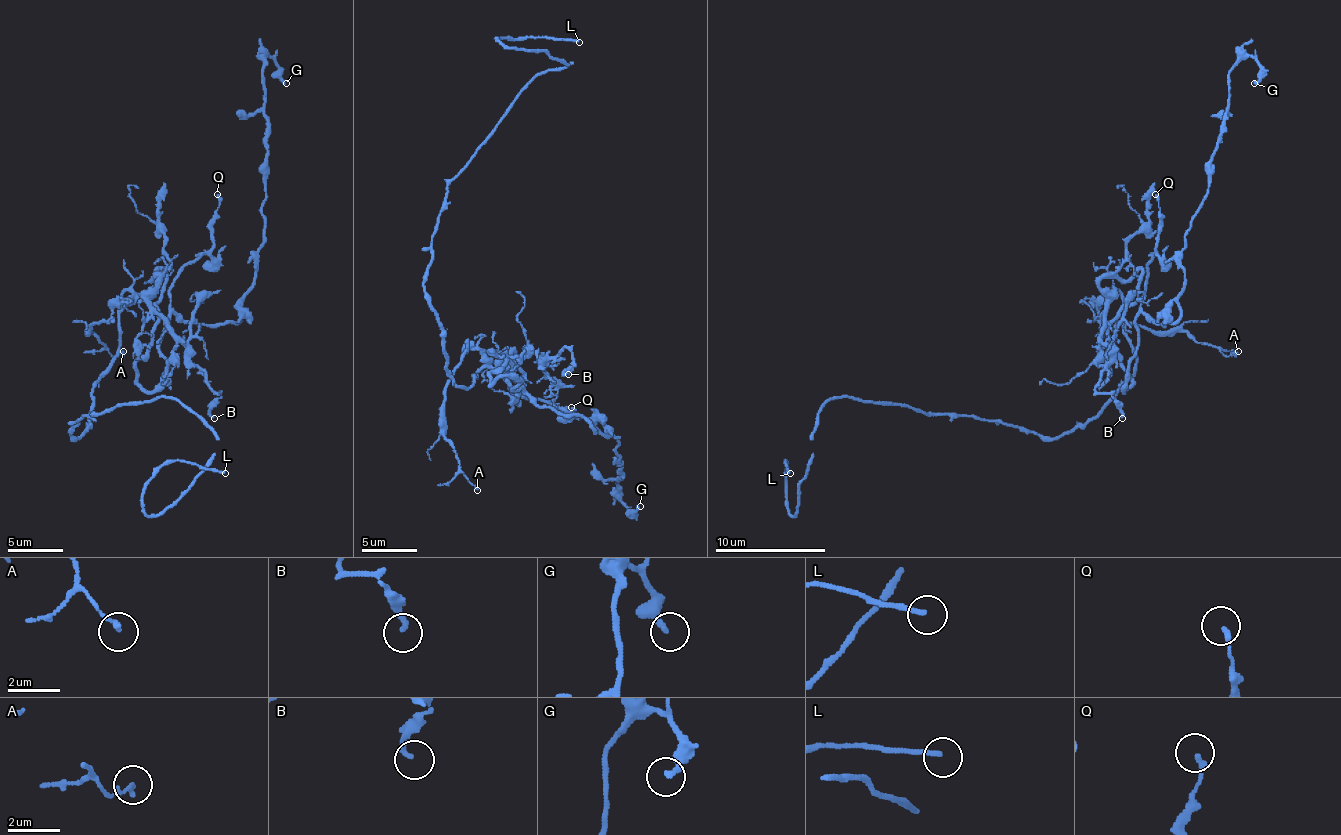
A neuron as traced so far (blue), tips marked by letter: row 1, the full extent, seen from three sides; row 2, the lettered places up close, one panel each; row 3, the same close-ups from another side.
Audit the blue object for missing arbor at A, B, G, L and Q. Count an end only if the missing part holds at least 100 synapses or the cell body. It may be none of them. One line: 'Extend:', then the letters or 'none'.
Extend: L

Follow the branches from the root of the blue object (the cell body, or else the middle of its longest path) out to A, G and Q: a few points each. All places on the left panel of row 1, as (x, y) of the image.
A: (92, 385), (117, 351), (120, 296), (128, 291), (106, 321), (89, 329), (112, 354), (123, 351)
G: (92, 385), (120, 343), (120, 296), (167, 269), (186, 324), (241, 316), (264, 246), (269, 56), (286, 83)
Q: (92, 385), (120, 343), (120, 296), (125, 291), (147, 293), (167, 269), (170, 285), (214, 244), (217, 194)

